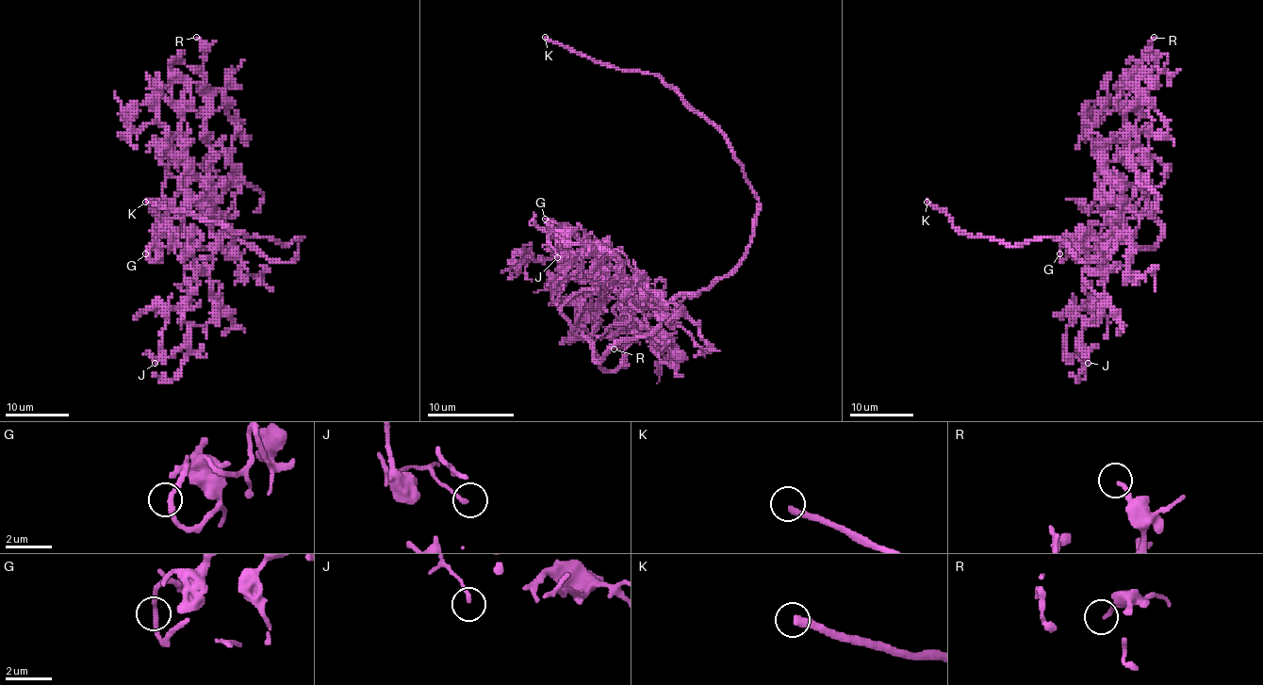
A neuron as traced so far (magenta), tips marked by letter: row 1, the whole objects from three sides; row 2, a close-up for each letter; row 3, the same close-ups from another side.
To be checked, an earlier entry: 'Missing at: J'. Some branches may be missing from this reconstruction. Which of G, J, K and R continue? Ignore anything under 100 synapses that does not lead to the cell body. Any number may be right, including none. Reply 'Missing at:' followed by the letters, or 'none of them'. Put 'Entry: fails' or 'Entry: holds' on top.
Entry: fails
Missing at: K

